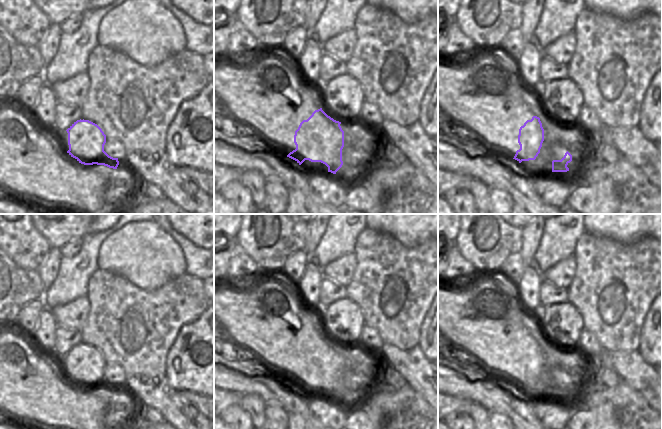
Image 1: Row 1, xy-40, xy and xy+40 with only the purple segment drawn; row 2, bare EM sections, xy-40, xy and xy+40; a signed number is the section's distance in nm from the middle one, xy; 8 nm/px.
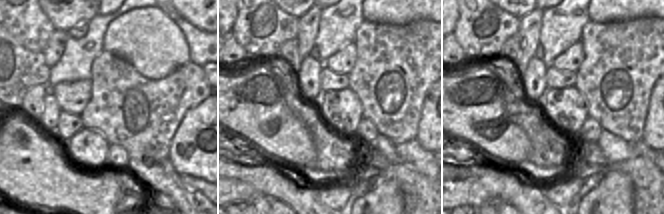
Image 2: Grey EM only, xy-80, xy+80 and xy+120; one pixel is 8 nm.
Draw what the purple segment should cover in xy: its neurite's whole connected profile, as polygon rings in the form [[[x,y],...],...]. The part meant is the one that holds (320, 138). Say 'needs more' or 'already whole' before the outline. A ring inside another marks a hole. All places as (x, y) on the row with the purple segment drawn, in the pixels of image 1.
already whole | [[[322,108],[303,120],[295,131],[296,149],[287,157],[301,165],[305,160],[321,162],[328,167],[328,172],[336,174],[342,167],[342,149],[344,131],[341,122],[328,116]]]

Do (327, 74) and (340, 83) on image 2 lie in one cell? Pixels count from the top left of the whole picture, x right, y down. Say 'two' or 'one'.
one

